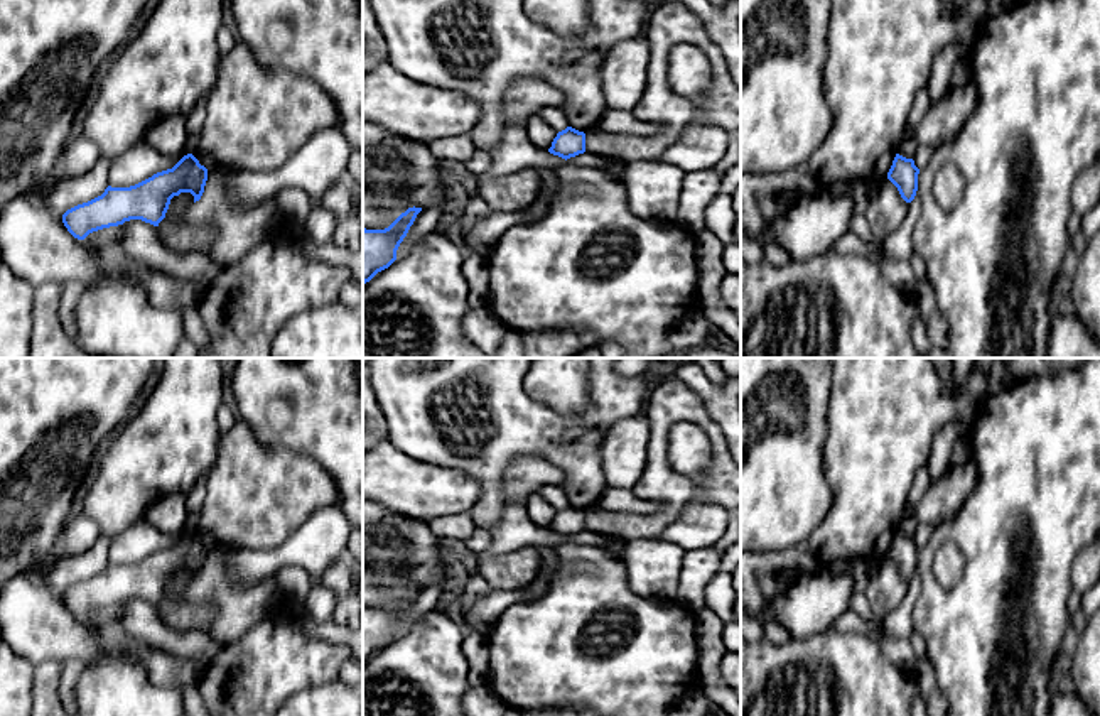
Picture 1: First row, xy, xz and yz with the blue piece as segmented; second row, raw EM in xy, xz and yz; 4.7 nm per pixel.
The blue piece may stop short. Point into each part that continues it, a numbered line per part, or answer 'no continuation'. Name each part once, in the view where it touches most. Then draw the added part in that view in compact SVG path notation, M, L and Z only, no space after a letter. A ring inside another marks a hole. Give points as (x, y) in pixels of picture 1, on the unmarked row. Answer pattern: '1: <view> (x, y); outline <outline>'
no continuation

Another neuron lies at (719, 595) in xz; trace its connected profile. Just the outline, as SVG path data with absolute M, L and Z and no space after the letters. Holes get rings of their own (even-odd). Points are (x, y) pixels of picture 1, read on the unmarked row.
M719 571L705 588L705 606L720 620L734 621L736 589L731 572Z

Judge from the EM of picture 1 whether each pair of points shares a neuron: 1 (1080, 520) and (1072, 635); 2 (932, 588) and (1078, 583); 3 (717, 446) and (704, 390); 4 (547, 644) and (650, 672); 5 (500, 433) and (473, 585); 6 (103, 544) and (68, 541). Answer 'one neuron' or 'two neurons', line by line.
1: two neurons
2: two neurons
3: two neurons
4: one neuron
5: two neurons
6: two neurons

